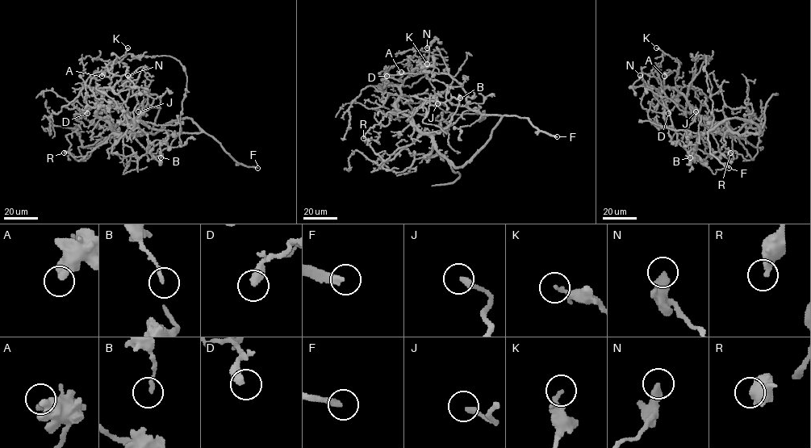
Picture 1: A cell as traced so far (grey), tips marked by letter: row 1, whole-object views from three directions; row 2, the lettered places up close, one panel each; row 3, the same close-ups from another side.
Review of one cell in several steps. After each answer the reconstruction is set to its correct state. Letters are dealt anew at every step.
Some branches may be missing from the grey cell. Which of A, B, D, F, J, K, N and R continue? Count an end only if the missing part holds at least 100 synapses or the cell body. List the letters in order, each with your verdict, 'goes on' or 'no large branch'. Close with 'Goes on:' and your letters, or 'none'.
A: no large branch
B: no large branch
D: no large branch
F: goes on
J: no large branch
K: no large branch
N: no large branch
R: no large branch
Goes on: F

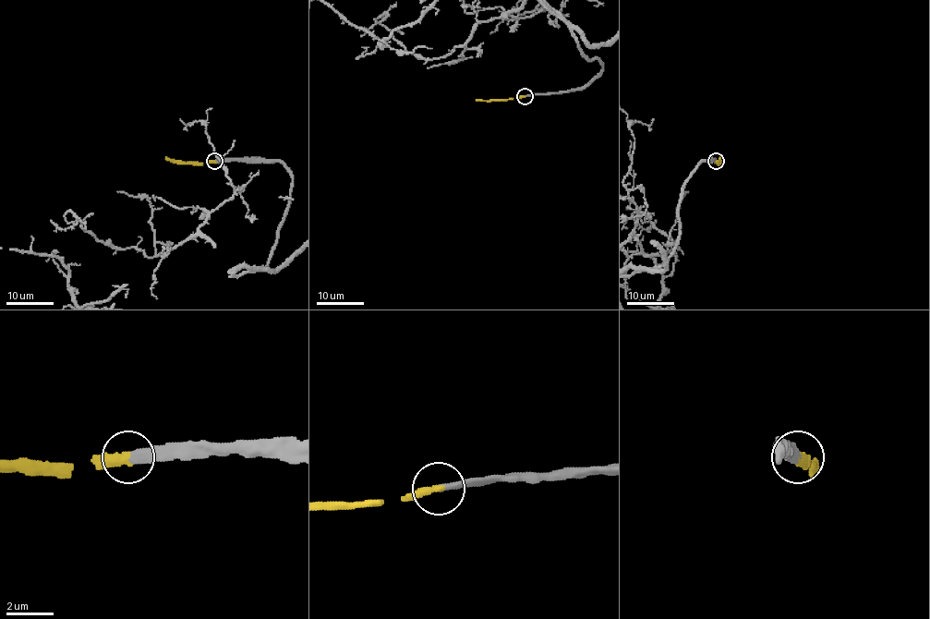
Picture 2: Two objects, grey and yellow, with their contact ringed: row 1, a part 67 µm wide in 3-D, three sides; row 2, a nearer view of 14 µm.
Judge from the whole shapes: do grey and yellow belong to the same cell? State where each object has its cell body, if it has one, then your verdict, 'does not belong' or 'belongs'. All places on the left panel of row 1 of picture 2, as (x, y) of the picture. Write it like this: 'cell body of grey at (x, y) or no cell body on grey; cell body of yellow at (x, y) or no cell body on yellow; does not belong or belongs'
no cell body on grey; no cell body on yellow; belongs

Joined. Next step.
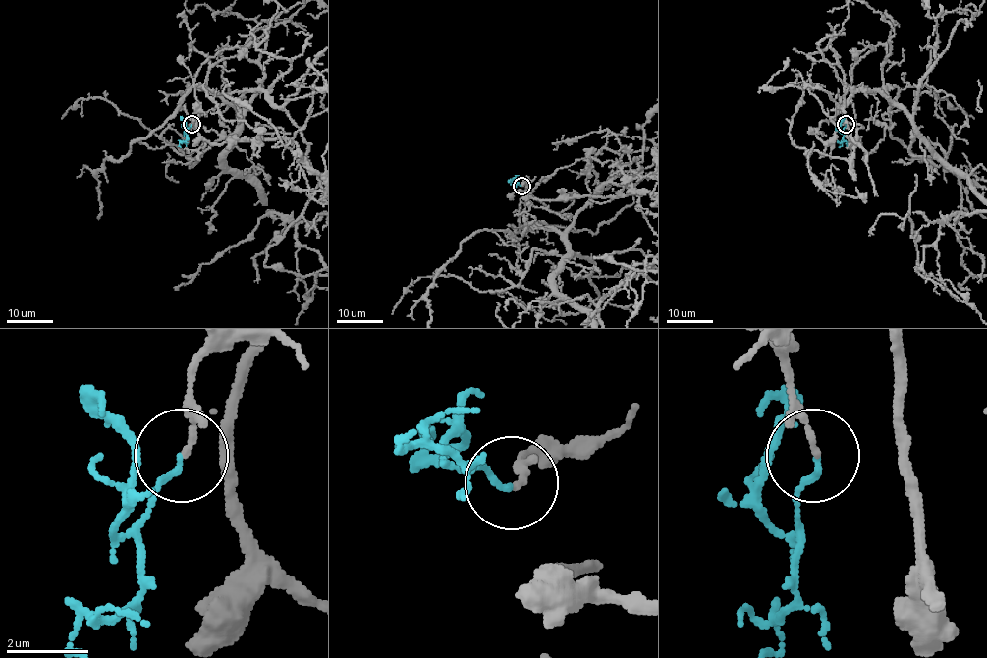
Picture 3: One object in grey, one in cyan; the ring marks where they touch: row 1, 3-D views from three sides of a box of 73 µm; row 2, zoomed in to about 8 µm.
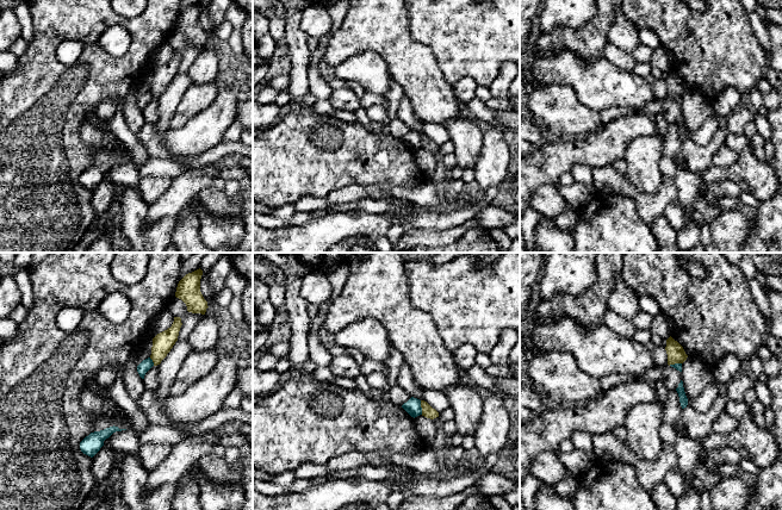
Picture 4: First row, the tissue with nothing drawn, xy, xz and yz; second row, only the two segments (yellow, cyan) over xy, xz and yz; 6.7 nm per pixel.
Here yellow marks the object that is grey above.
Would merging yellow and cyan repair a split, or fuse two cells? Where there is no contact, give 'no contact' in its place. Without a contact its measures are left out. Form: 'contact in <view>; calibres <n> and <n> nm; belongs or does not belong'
contact in xz; calibres 80 and 110 nm; does not belong

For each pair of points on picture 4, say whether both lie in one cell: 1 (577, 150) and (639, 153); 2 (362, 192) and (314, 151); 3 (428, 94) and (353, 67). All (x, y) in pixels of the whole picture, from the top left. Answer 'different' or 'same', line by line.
1: different
2: different
3: different

